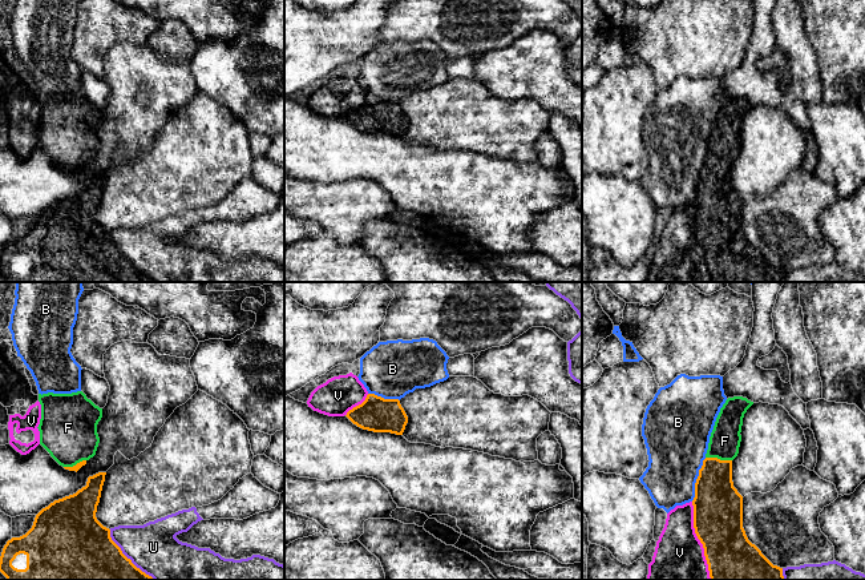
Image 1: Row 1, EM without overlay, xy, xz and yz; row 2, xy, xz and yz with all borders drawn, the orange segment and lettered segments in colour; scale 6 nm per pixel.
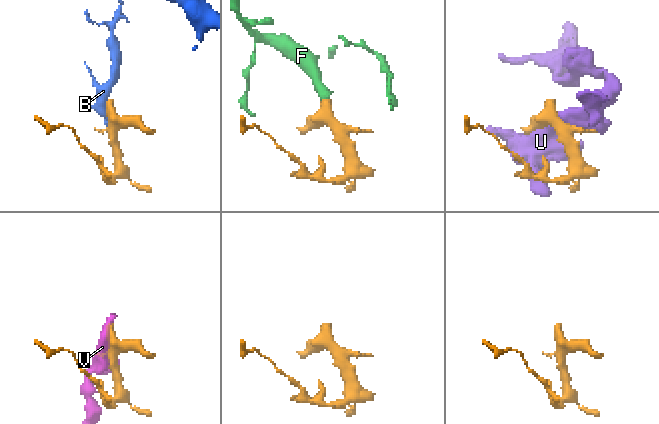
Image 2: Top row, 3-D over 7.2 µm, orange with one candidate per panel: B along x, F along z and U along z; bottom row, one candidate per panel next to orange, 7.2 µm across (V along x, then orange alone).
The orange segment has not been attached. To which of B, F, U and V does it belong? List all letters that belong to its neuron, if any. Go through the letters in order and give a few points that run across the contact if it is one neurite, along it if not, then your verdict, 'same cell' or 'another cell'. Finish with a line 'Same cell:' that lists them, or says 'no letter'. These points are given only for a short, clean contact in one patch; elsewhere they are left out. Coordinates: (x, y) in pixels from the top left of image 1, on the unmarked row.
B: another cell
F: line yz (716, 202), (716, 169), (719, 161), (724, 143); same cell
U: another cell
V: another cell
Same cell: F

